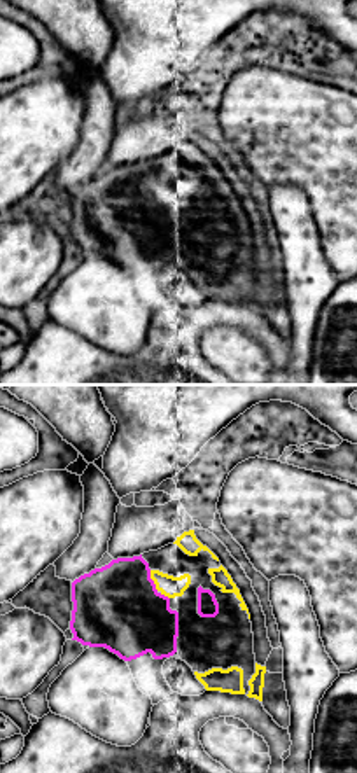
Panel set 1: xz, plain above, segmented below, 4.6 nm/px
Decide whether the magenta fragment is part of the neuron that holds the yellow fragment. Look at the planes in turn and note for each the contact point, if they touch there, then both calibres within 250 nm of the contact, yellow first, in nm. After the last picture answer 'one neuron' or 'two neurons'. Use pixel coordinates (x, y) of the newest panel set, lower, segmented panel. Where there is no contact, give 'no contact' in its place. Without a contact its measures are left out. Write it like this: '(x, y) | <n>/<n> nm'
(154, 581) | 100/380 nm

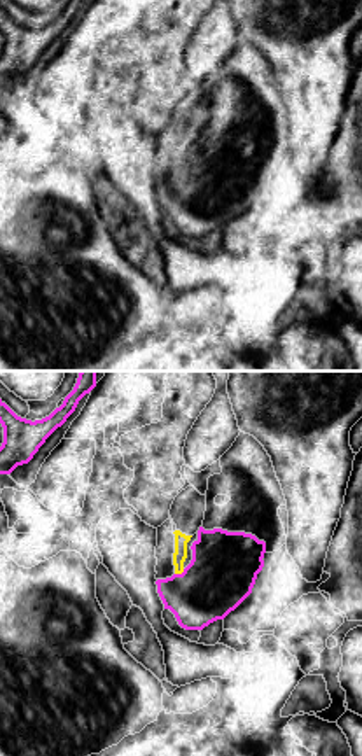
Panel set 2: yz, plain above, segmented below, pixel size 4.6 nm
(179, 573) | 60/320 nm

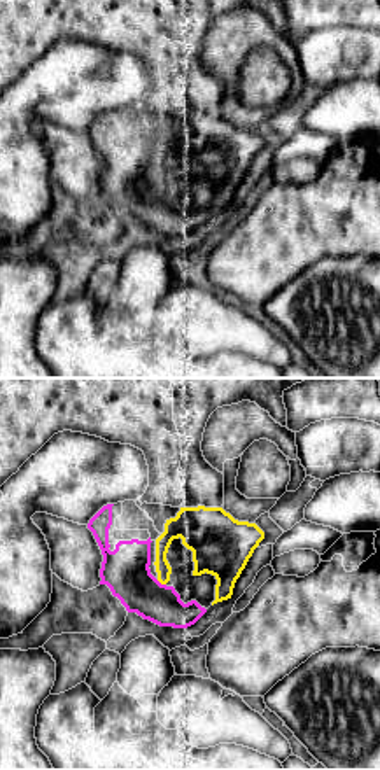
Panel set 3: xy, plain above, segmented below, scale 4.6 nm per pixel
(161, 583) | 150/220 nm

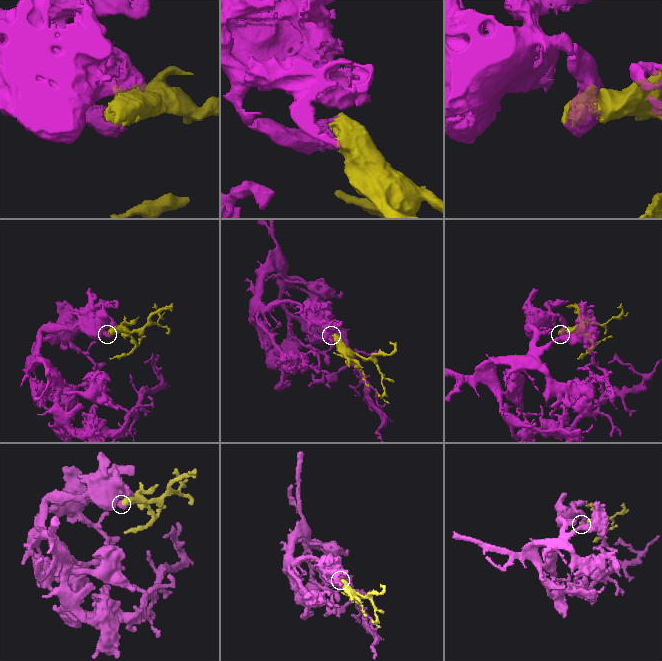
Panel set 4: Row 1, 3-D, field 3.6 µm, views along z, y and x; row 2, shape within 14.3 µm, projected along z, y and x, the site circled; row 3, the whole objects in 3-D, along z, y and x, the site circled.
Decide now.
one neuron

